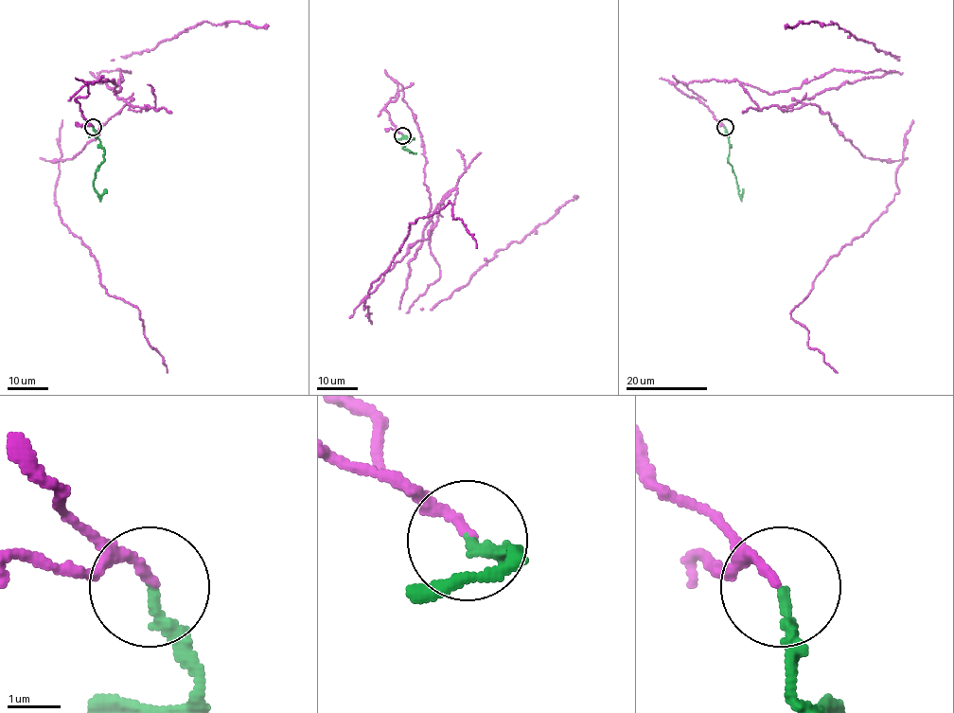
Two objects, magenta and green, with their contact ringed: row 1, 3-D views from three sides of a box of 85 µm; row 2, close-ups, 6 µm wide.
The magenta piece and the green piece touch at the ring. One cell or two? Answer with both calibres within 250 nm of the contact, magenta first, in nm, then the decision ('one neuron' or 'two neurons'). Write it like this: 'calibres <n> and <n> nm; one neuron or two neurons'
calibres 160 and 190 nm; two neurons

